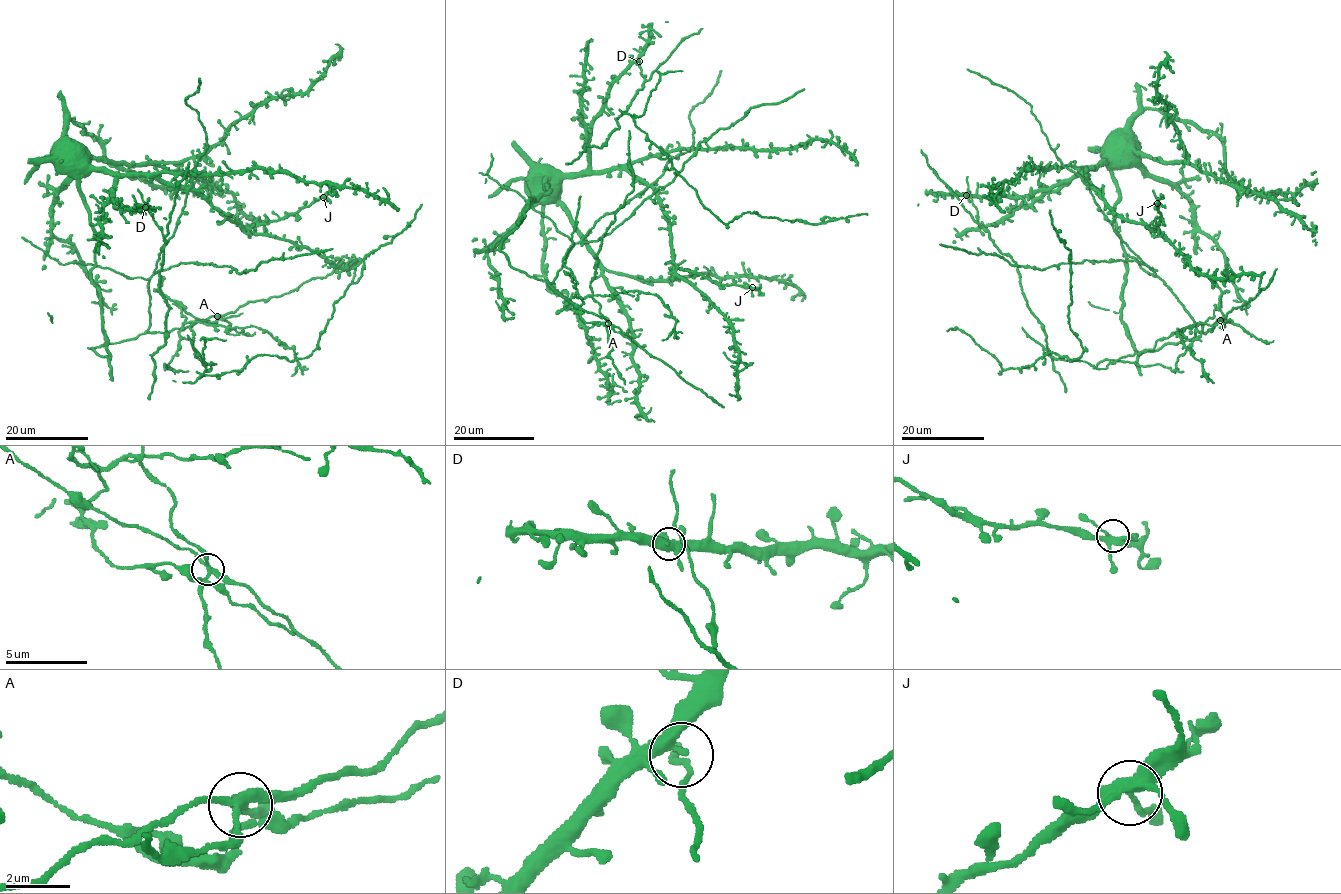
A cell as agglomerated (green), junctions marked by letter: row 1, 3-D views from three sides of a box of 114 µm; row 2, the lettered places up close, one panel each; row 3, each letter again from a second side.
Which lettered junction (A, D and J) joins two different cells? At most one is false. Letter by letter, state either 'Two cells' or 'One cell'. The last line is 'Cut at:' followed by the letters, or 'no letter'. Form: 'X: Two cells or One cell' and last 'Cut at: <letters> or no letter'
A: Two cells
D: One cell
J: One cell
Cut at: A

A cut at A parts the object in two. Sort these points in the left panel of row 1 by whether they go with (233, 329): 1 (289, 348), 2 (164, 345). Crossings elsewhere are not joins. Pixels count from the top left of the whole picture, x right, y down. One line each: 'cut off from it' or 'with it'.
1: with it
2: cut off from it

